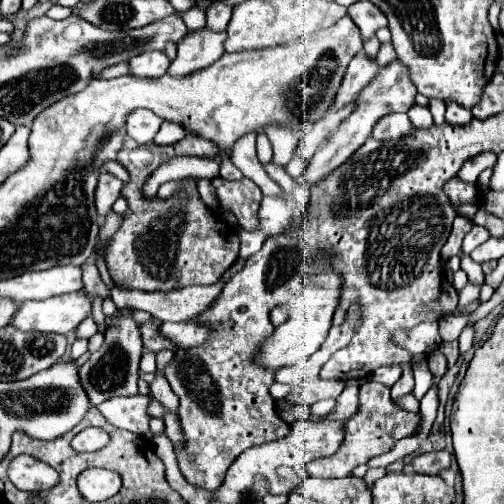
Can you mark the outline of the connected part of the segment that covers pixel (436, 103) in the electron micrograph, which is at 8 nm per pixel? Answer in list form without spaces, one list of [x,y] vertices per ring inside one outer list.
[[[435,98],[429,99],[429,110],[432,113],[434,124],[441,125],[445,122],[446,105],[444,102]]]

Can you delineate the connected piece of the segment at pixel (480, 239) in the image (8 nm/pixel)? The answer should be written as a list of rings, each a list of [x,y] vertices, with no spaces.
[[[474,225],[472,231],[464,237],[464,243],[462,243],[462,253],[464,255],[470,255],[478,245],[482,245],[486,239],[490,237],[490,233],[486,231],[486,227],[482,225]]]

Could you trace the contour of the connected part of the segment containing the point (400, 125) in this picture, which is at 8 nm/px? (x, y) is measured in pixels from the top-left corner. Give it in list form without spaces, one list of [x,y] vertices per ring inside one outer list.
[[[390,113],[384,119],[380,119],[374,129],[372,129],[372,137],[380,139],[380,141],[388,141],[388,139],[400,139],[404,137],[408,131],[412,129],[412,123],[408,119],[406,113]]]

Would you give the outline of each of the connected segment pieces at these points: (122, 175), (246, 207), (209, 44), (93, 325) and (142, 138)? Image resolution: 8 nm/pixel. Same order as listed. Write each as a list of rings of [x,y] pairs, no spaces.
[[[108,161],[101,167],[102,171],[108,172],[115,176],[116,178],[127,183],[130,180],[129,173],[122,167],[119,163],[115,161]]]
[[[222,177],[212,179],[212,187],[216,191],[218,207],[234,213],[238,225],[246,231],[258,229],[258,209],[262,201],[260,187],[248,177],[240,181],[226,181]]]
[[[200,29],[194,33],[188,33],[178,43],[178,55],[168,67],[168,75],[174,77],[186,77],[200,69],[206,69],[224,53],[224,39],[226,33],[214,33],[210,29]]]
[[[90,315],[88,319],[84,319],[80,325],[78,325],[78,337],[84,337],[84,339],[90,339],[94,333],[98,331],[98,323],[94,321],[94,317]]]
[[[134,109],[126,121],[126,133],[138,143],[150,143],[160,129],[160,117],[148,109]]]

